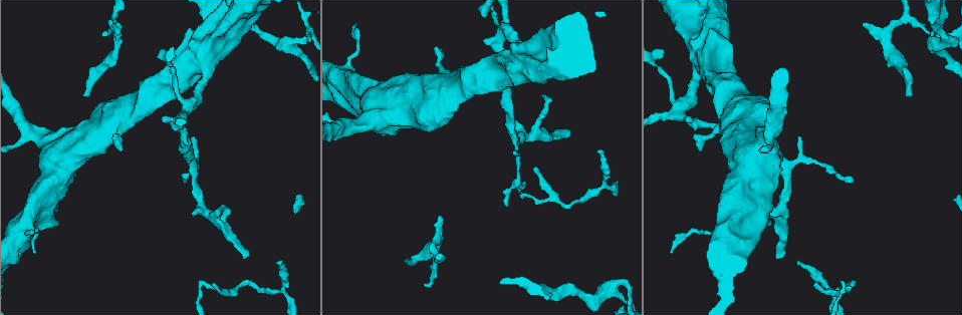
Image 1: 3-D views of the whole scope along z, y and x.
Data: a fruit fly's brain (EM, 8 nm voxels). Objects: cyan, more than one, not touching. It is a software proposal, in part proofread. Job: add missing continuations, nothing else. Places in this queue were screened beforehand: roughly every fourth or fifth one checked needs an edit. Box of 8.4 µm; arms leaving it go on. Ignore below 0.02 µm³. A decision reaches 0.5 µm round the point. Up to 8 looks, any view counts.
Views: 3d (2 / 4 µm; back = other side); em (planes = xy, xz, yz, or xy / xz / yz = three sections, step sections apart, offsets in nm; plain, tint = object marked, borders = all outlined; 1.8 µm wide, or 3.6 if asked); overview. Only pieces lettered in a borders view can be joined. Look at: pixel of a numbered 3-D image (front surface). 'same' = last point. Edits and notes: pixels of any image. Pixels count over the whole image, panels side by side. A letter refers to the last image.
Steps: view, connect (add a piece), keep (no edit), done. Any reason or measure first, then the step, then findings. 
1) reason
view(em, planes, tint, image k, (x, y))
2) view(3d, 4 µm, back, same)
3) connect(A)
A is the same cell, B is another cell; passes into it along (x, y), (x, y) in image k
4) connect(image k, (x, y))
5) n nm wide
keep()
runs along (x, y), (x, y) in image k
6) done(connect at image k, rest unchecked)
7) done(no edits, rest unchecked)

free end
view(em, xz, step 16, tint, image 1, (862, 24))

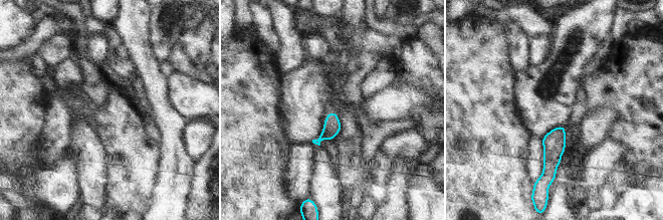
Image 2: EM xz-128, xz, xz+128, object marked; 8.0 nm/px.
view(em, planes, borders, same)

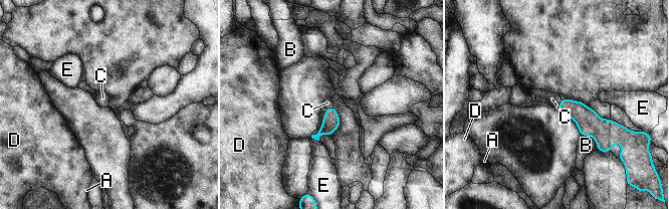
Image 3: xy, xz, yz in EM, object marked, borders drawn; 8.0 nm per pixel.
connect(C)
C is the same cell, A, B, D and E are other cells; passes into it along (586, 119), (560, 103), (551, 98) in image 3; the neuron continues

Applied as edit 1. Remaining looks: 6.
see it whole again
view(overview)

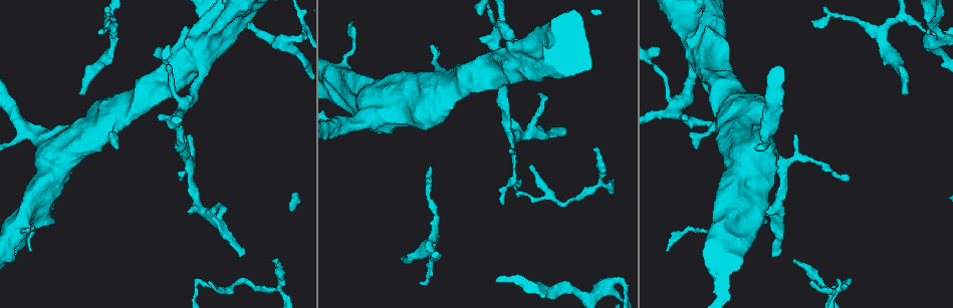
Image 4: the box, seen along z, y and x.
branch stops here
view(3d, 4 µm, image 4, (81, 93))

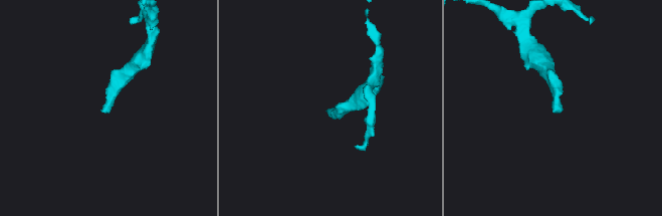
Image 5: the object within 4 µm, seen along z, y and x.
view(em, xz, step 8, tint, image 5, (330, 110))

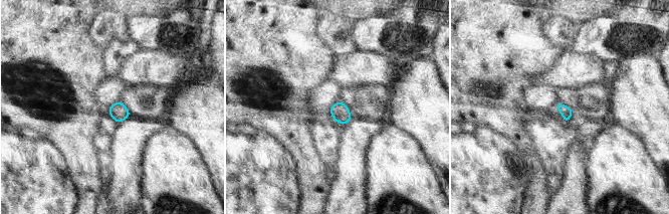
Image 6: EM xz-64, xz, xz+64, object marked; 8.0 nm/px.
view(em, planes, borders, same)

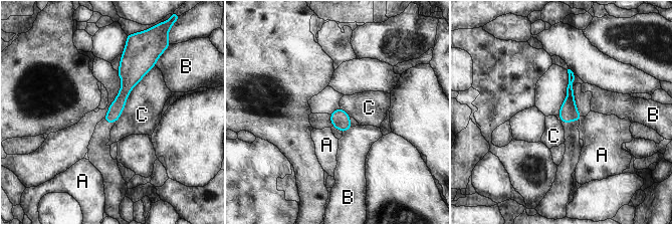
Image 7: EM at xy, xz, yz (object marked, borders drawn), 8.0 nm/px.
C touches over 550 nm
keep()
A, B and C are other cells; runs along (128, 54), (128, 84), (109, 120) in image 7; none of them fits

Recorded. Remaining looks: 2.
thin end
view(em, 3.6 µm, planes, borders, image 4, (212, 282))

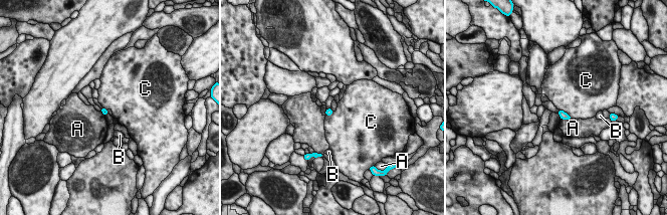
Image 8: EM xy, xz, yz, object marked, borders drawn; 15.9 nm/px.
90 nm wide; C touches over 240 nm
keep()
A, B and C are other cells; no lettered piece goes on from it

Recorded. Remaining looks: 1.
done(connect at image 3, rest unchecked)

